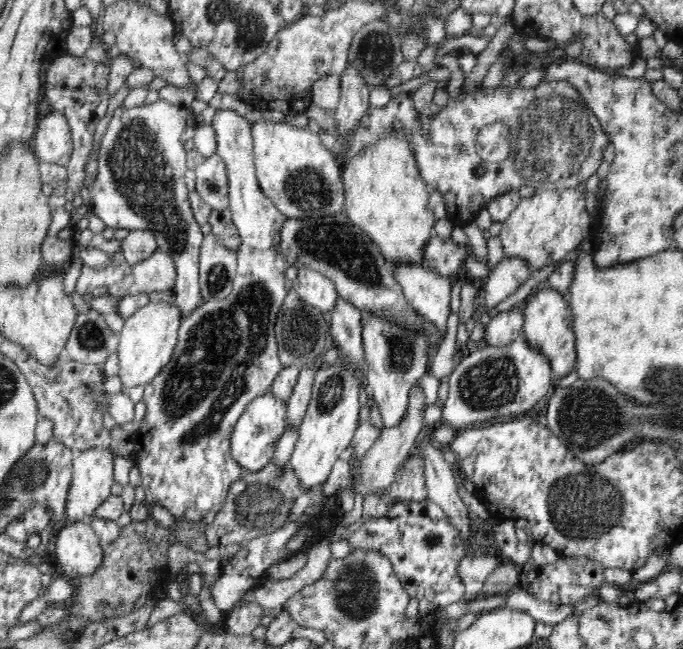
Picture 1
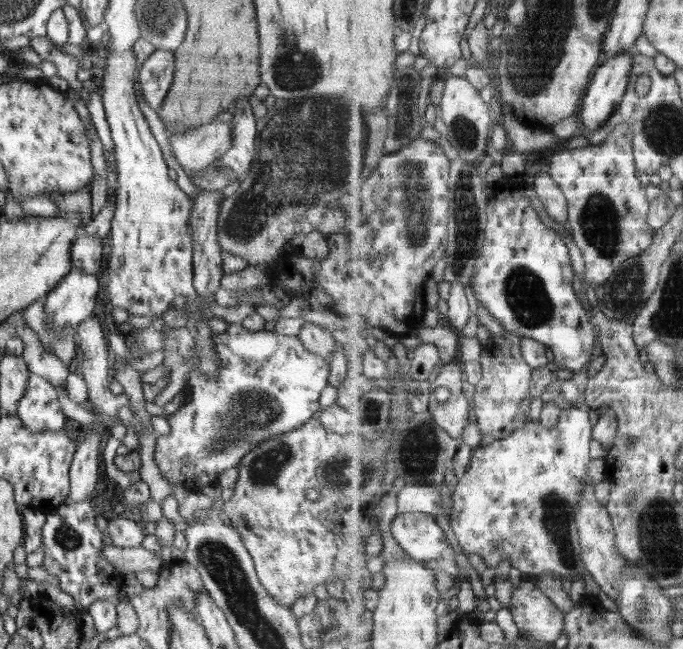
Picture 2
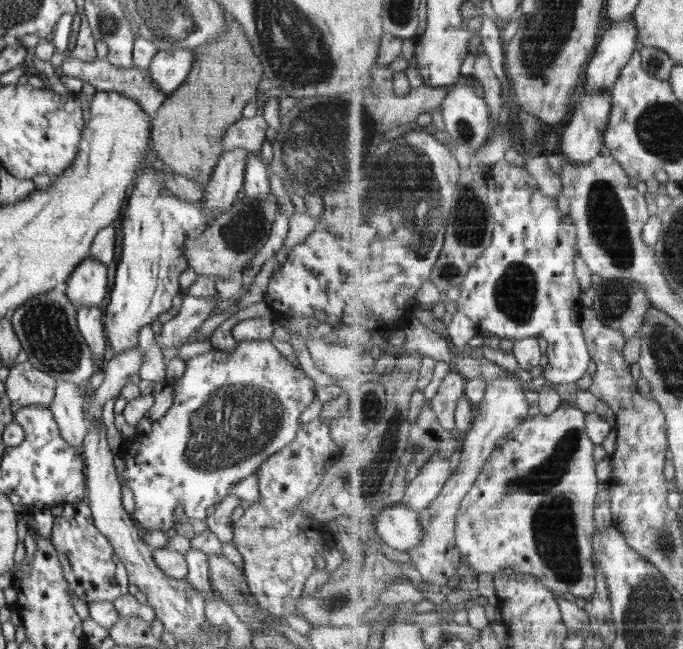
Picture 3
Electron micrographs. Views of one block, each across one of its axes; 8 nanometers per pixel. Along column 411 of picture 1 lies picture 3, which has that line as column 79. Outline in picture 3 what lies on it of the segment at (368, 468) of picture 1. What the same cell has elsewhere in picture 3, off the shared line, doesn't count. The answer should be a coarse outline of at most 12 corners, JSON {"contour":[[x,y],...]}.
{"contour":[[56,381],[49,410],[60,437],[82,455],[89,423],[83,393]]}

